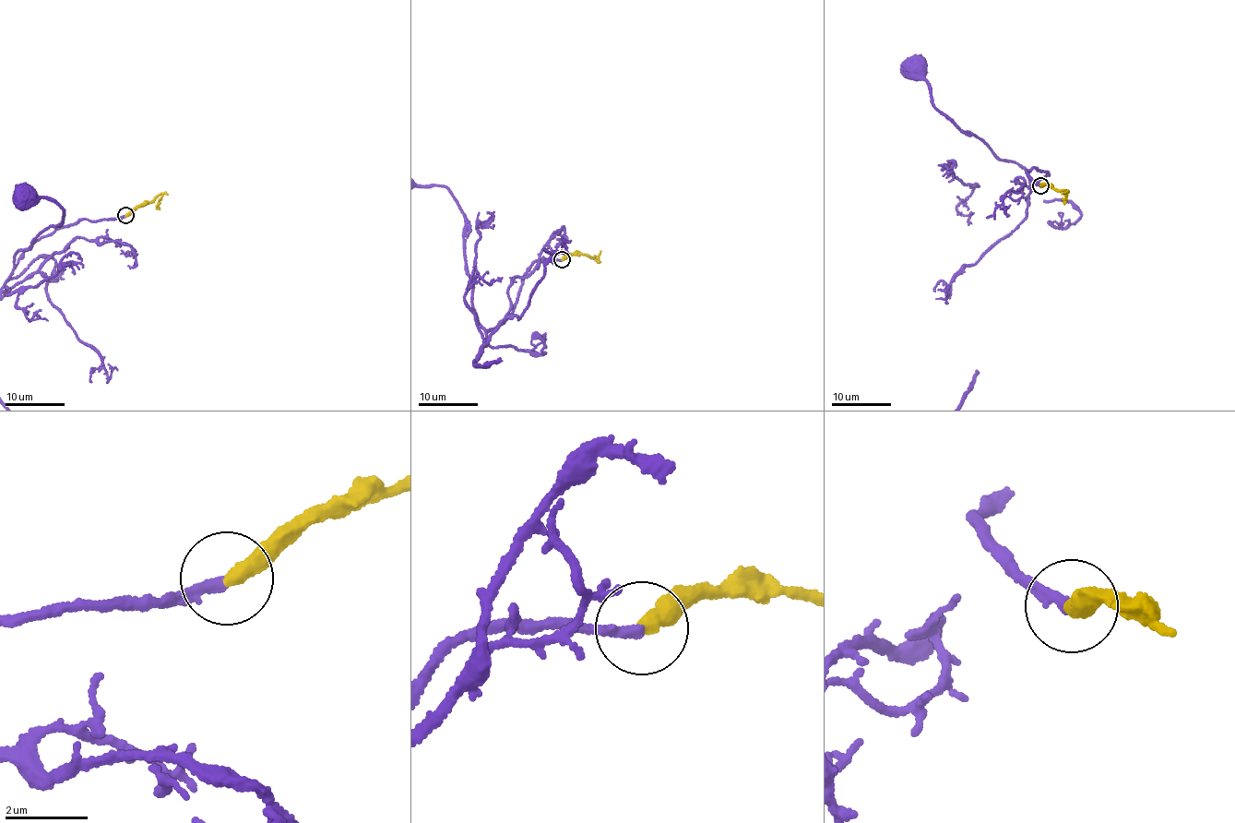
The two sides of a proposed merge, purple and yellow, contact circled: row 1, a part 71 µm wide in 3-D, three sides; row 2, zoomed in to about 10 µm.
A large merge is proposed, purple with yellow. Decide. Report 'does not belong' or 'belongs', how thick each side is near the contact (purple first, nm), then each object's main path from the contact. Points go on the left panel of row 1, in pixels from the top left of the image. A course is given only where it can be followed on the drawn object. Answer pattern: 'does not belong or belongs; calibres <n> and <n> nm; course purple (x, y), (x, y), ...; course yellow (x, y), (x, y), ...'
belongs; calibres 260 and 400 nm; course purple (124, 215), (56, 230), (17, 264), (18, 250), (65, 213), (42, 197), (26, 196); course yellow (126, 215), (157, 196), (157, 209)

